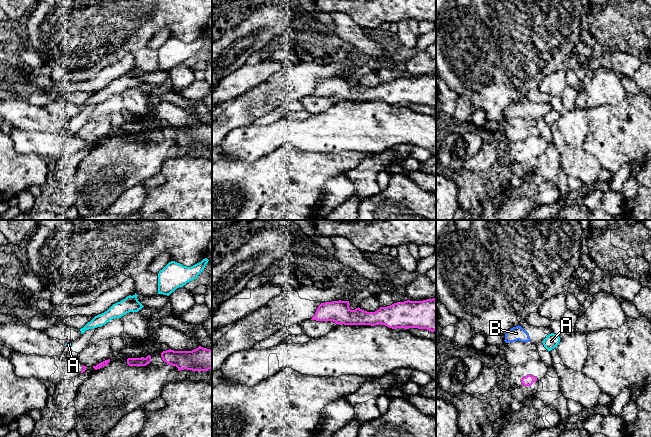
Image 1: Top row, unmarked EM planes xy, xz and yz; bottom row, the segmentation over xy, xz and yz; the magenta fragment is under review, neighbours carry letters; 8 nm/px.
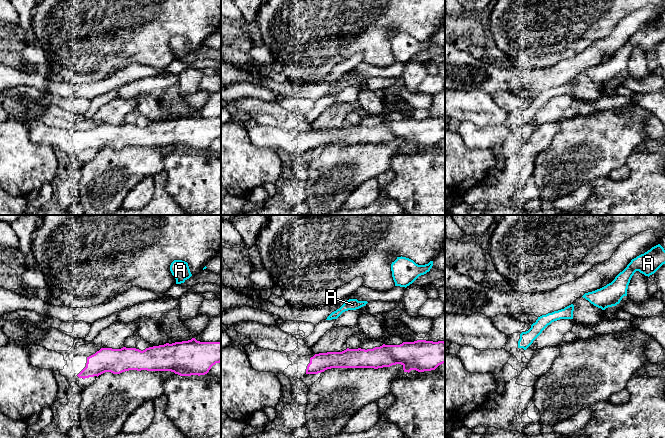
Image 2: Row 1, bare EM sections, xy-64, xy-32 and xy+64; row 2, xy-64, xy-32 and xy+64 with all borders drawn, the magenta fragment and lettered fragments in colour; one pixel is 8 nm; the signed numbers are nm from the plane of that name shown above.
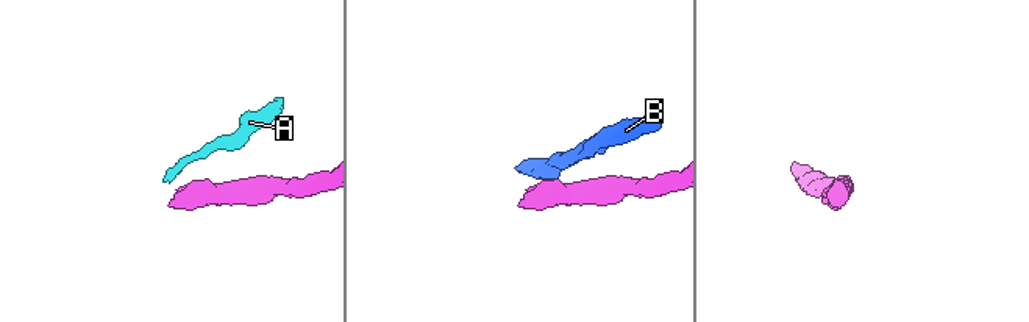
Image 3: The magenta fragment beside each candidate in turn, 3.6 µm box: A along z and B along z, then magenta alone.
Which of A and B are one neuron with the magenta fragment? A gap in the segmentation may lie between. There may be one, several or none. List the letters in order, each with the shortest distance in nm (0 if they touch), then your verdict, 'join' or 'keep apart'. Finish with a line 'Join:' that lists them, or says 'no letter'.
A: gap 180 nm; keep apart
B: gap 280 nm; keep apart
Join: no letter

